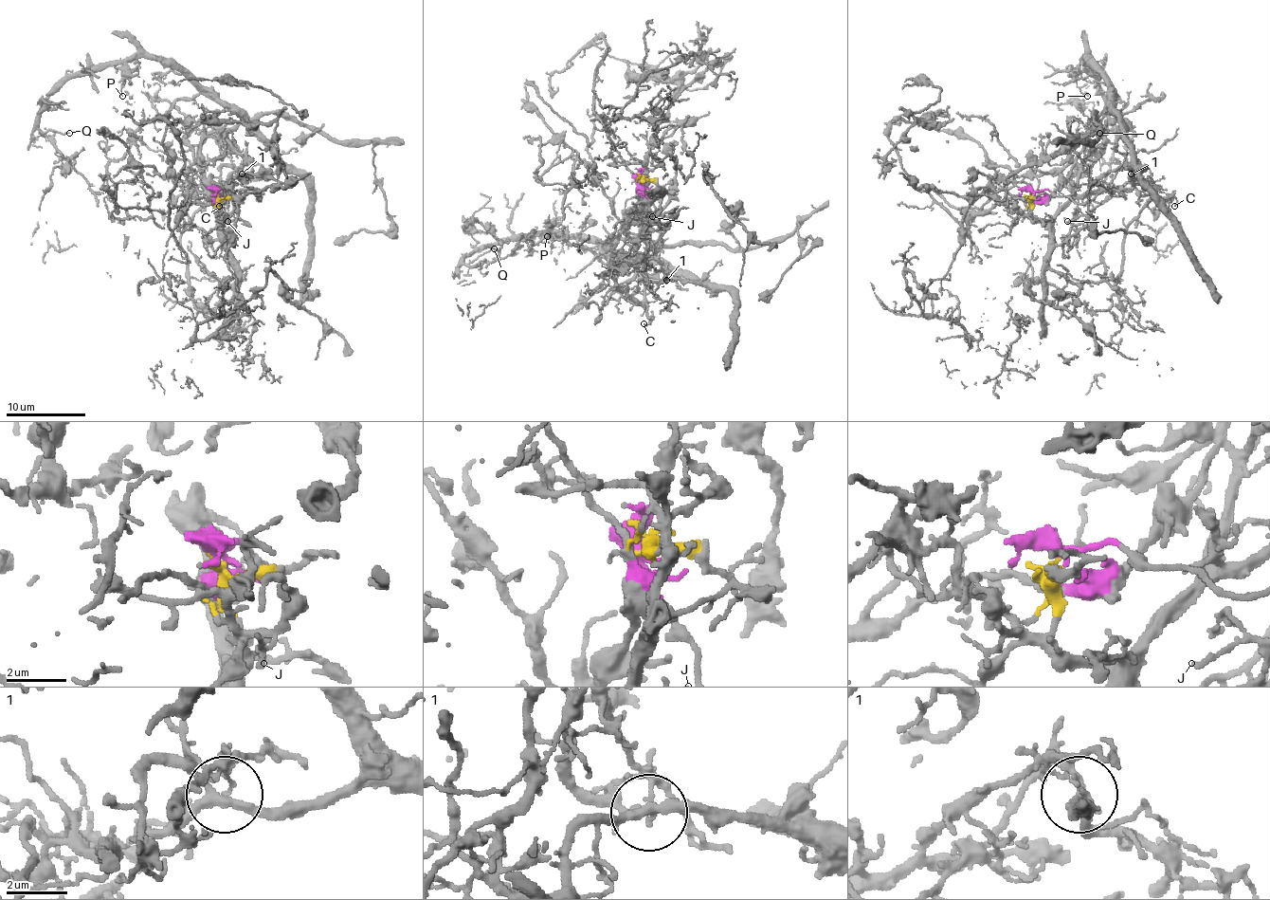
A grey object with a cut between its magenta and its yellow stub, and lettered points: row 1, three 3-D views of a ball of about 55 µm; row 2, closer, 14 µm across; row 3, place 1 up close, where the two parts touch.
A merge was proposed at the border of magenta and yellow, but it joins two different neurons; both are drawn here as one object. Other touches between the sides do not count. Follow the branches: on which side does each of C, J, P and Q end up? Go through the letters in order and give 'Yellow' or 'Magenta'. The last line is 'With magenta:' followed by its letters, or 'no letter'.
C: Magenta
J: Yellow
P: Magenta
Q: Magenta
With magenta: C, P, Q

